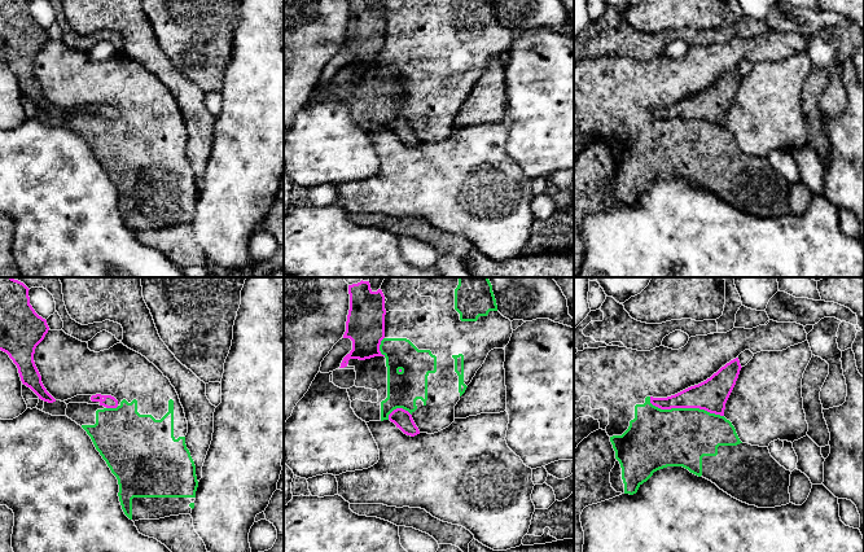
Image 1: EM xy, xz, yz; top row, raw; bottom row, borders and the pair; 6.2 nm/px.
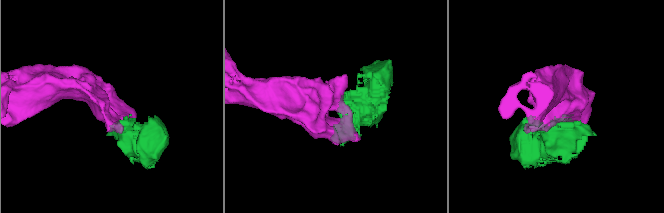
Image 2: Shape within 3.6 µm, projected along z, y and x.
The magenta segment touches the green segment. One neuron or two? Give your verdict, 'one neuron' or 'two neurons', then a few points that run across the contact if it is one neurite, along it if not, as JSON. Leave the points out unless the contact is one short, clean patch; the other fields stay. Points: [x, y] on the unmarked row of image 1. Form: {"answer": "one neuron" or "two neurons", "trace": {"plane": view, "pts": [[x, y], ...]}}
{"answer": "two neurons"}

